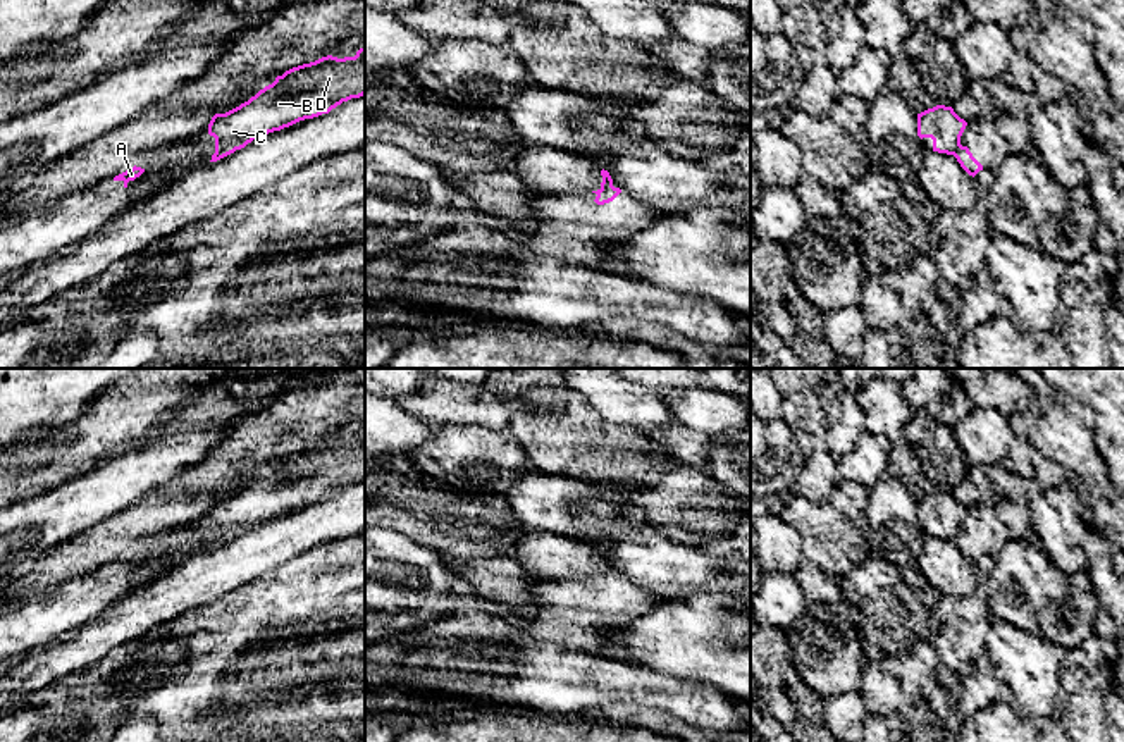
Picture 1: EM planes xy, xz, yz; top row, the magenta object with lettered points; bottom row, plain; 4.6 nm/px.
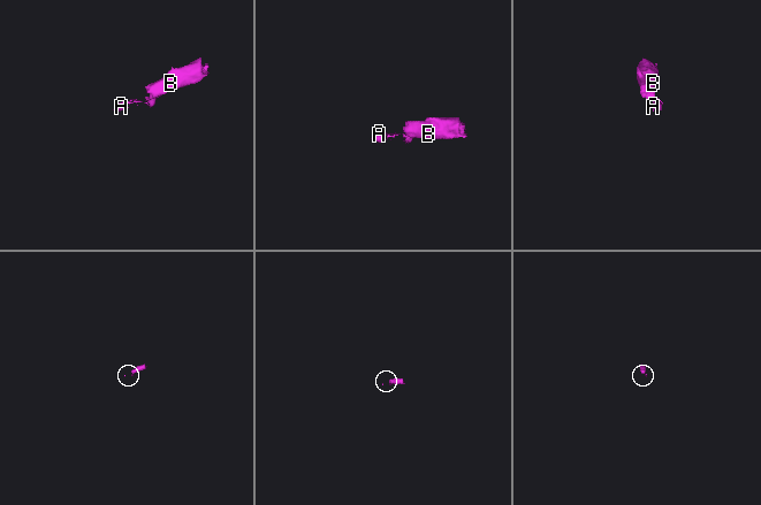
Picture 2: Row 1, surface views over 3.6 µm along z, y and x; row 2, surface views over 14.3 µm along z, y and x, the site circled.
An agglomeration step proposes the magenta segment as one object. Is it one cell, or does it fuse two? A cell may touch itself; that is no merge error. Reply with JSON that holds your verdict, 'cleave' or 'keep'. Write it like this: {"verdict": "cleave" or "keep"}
{"verdict": "cleave"}

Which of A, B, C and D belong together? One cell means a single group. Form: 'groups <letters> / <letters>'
groups A / B C D

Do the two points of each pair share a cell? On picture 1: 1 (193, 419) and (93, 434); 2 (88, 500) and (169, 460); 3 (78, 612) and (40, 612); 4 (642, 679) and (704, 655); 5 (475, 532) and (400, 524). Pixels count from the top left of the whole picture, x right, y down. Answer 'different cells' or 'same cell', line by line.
1: different cells
2: same cell
3: same cell
4: different cells
5: same cell

